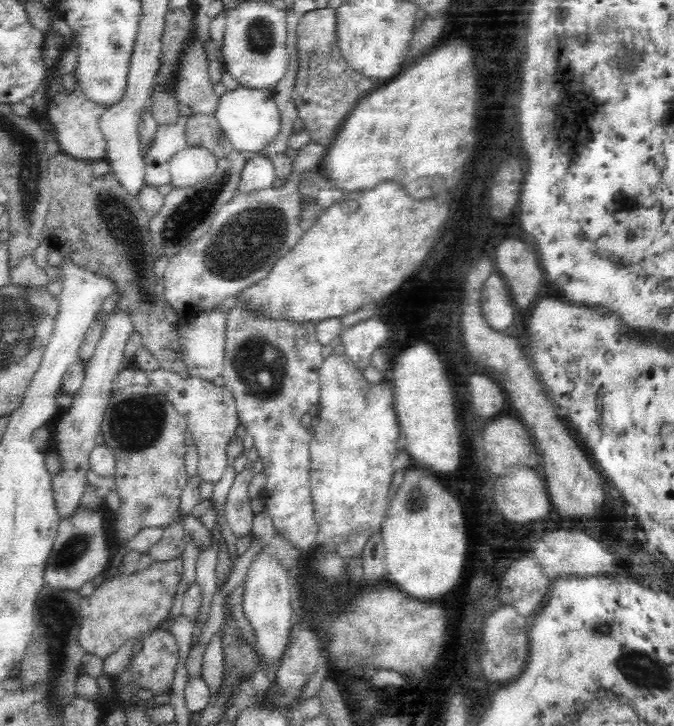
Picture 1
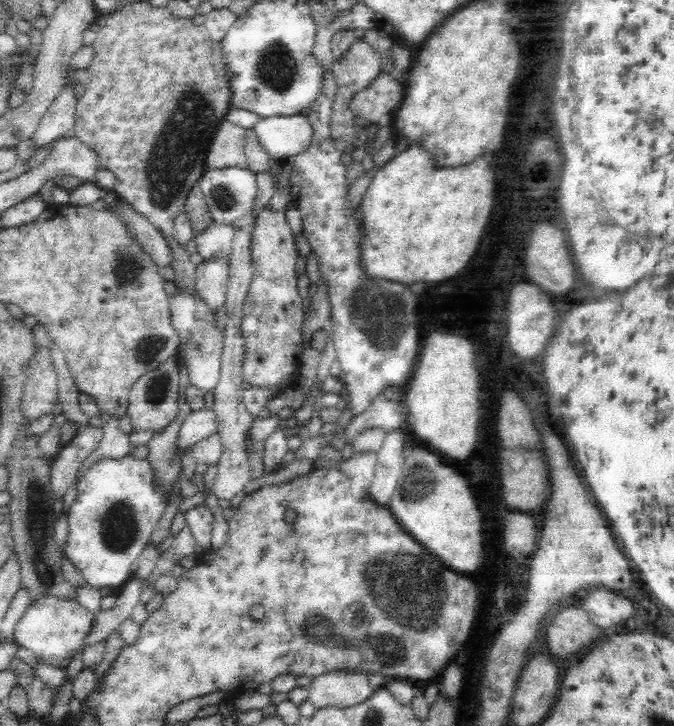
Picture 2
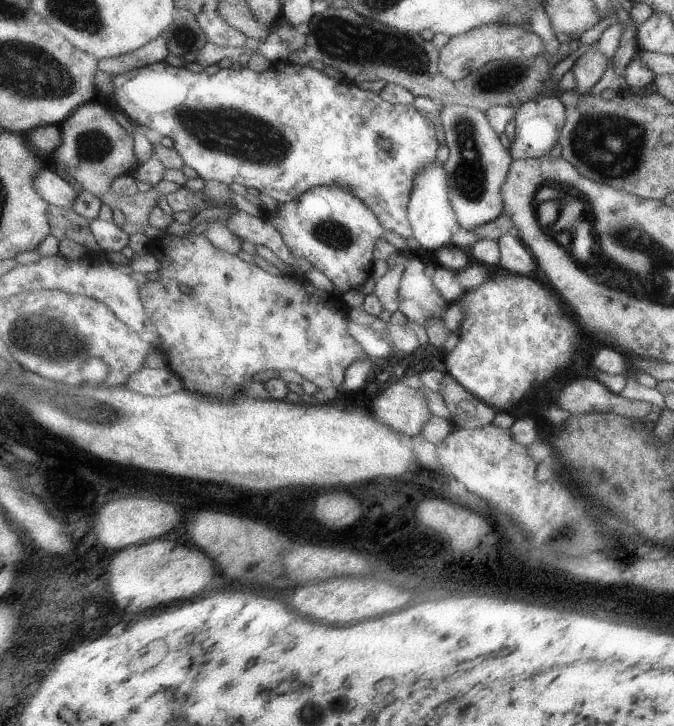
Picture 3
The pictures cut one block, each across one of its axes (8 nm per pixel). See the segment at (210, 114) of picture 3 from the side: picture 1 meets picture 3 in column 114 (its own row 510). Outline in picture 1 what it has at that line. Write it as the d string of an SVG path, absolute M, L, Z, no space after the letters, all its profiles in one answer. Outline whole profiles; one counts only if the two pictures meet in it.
M80 508L72 516L61 519L50 555L44 564L44 585L66 591L77 591L84 582L105 574L110 564L110 550L102 513Z

